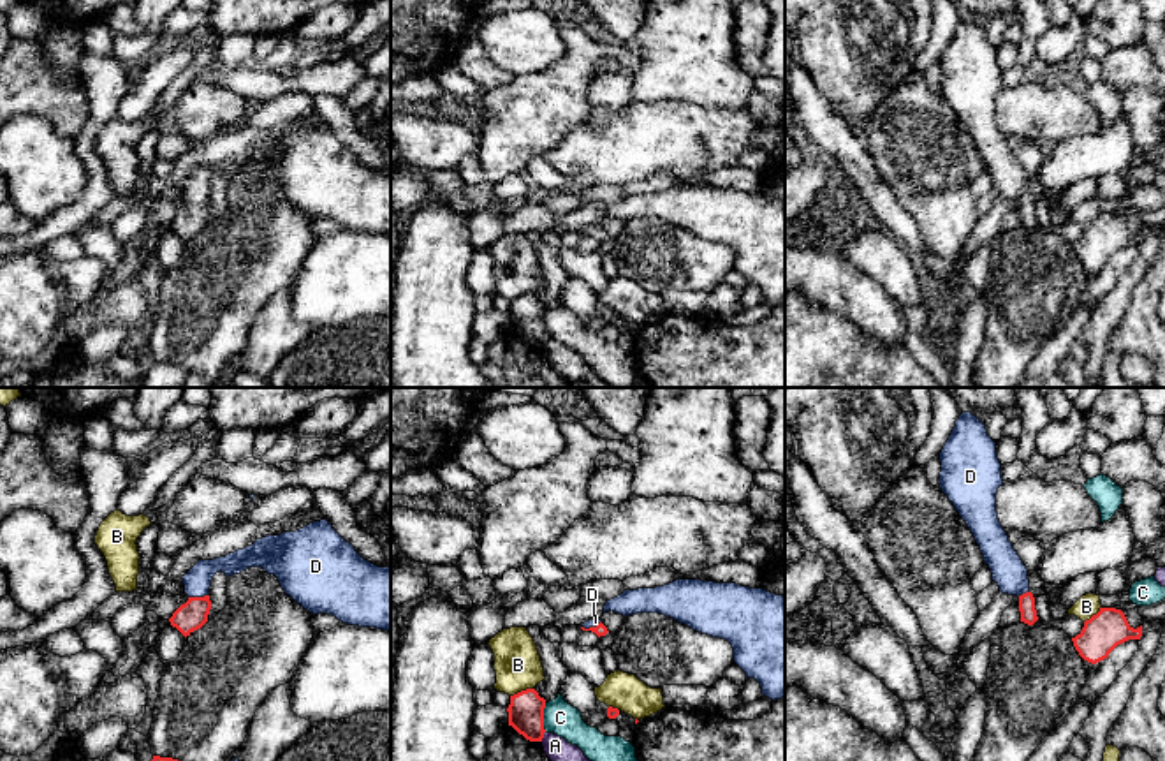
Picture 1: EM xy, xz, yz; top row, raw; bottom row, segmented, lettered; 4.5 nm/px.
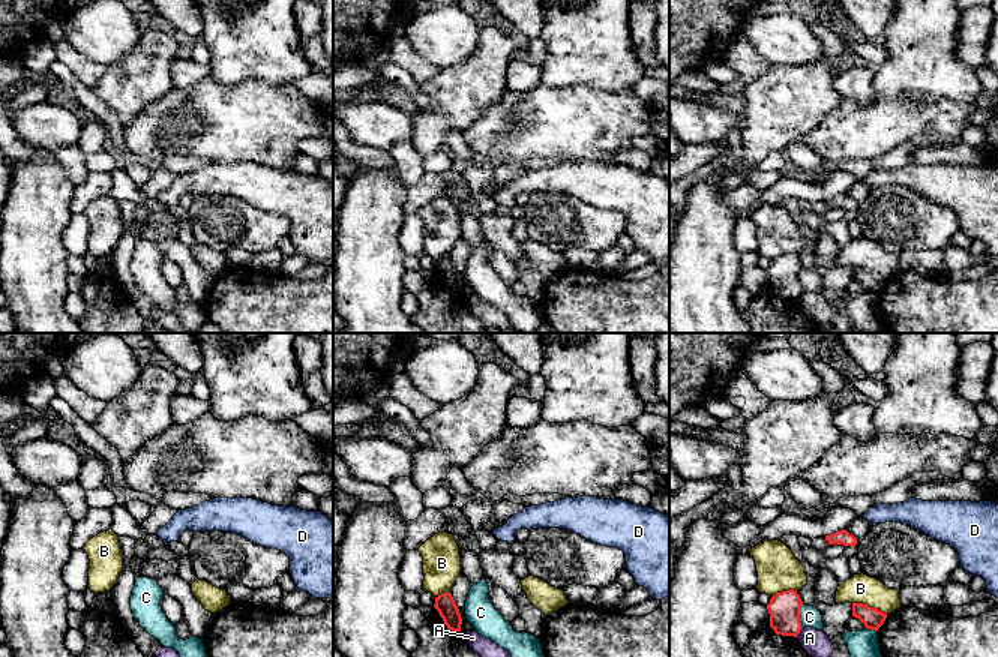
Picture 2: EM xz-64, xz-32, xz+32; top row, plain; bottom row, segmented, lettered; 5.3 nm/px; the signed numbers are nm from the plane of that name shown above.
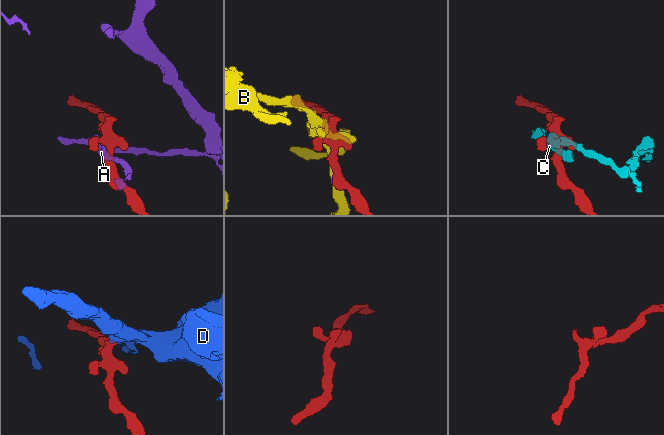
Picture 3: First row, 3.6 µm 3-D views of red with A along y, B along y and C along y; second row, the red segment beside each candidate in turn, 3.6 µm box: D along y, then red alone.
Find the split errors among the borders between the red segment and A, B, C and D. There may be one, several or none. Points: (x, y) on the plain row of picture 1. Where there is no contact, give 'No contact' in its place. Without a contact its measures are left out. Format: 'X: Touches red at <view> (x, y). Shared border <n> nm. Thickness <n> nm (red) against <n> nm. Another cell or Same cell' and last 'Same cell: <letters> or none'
A: Touches red at xz (542, 342). Shared border 50 nm. Thickness 160 nm (red) against 120 nm. Another cell
B: Touches red at xz (521, 296). Shared border 110 nm. Thickness 160 nm (red) against 220 nm. Another cell
C: Touches red at xz (542, 323). Shared border 140 nm. Thickness 160 nm (red) against 150 nm. Another cell
D: Touches red at xy (197, 203). Shared border 90 nm. Thickness 140 nm (red) against 120 nm. Same cell
Same cell: D

